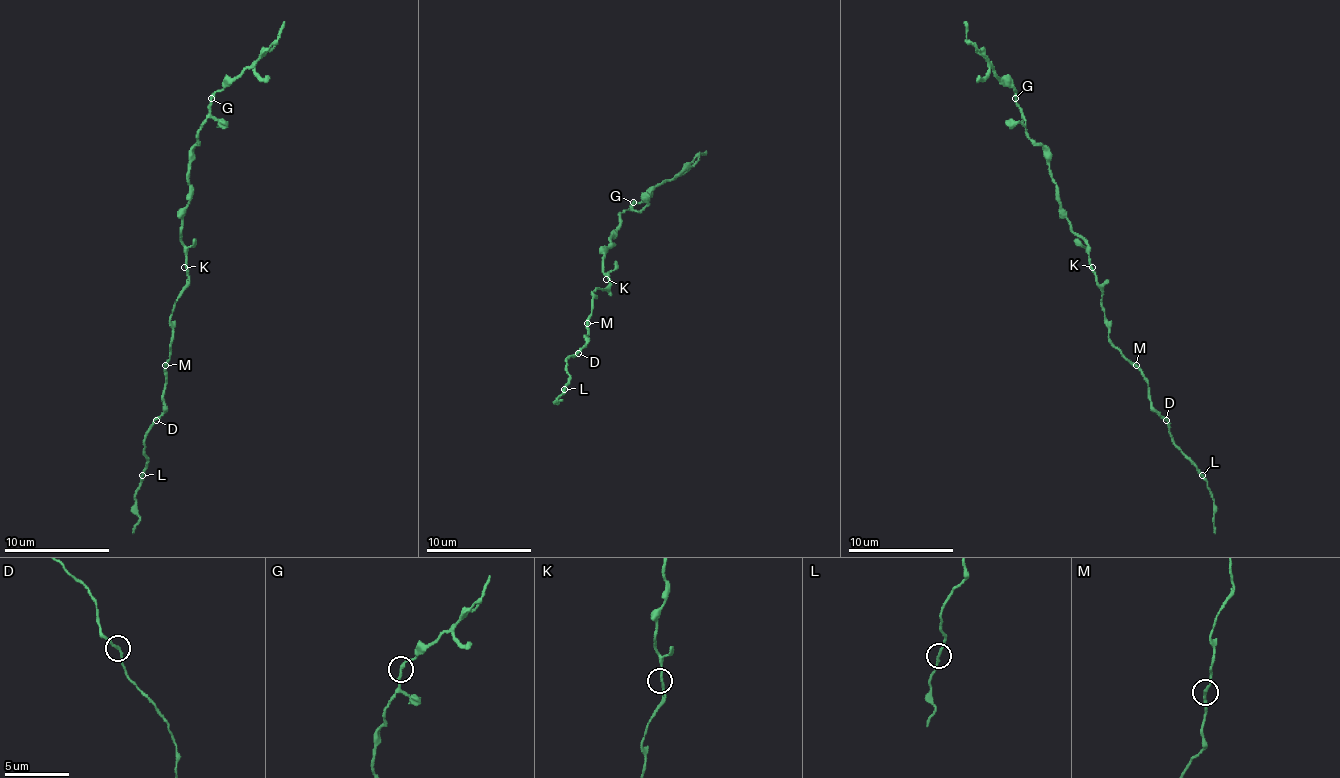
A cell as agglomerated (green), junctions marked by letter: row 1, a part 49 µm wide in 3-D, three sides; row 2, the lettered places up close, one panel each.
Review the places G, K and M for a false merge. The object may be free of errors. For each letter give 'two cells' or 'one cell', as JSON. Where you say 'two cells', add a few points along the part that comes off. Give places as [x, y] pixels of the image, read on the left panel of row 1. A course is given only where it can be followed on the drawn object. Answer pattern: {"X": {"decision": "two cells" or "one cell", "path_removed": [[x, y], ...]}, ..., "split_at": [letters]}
{"G": {"decision": "one cell"}, "K": {"decision": "one cell"}, "M": {"decision": "one cell"}, "split_at": []}

